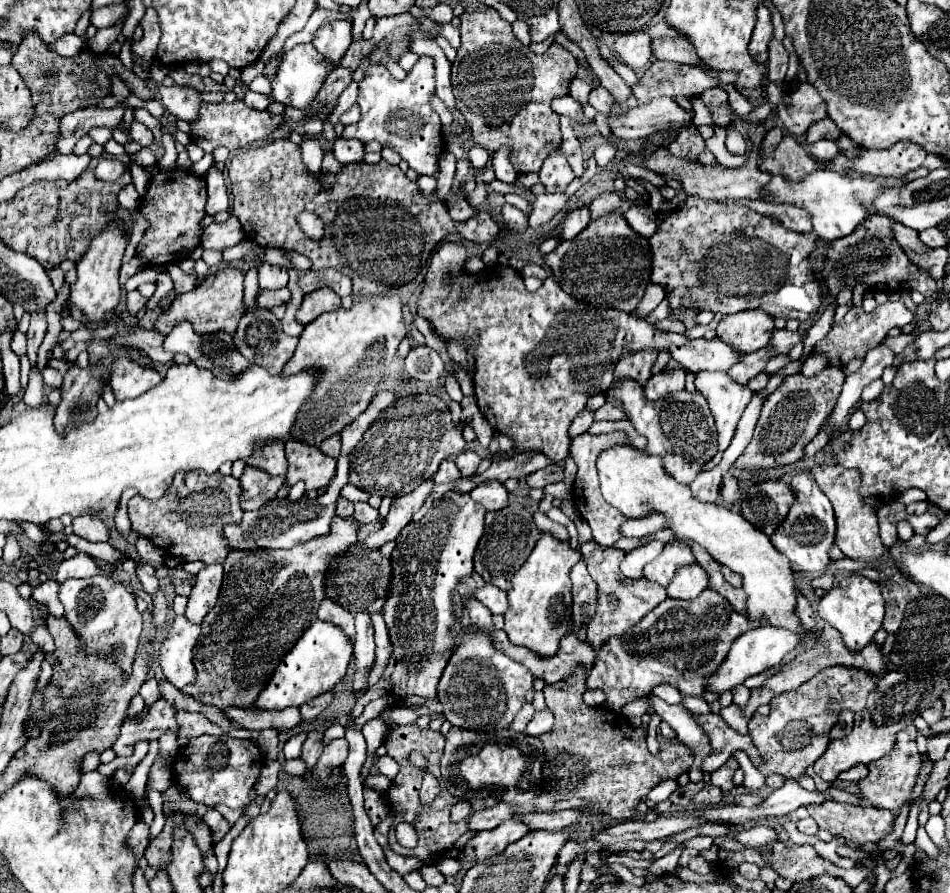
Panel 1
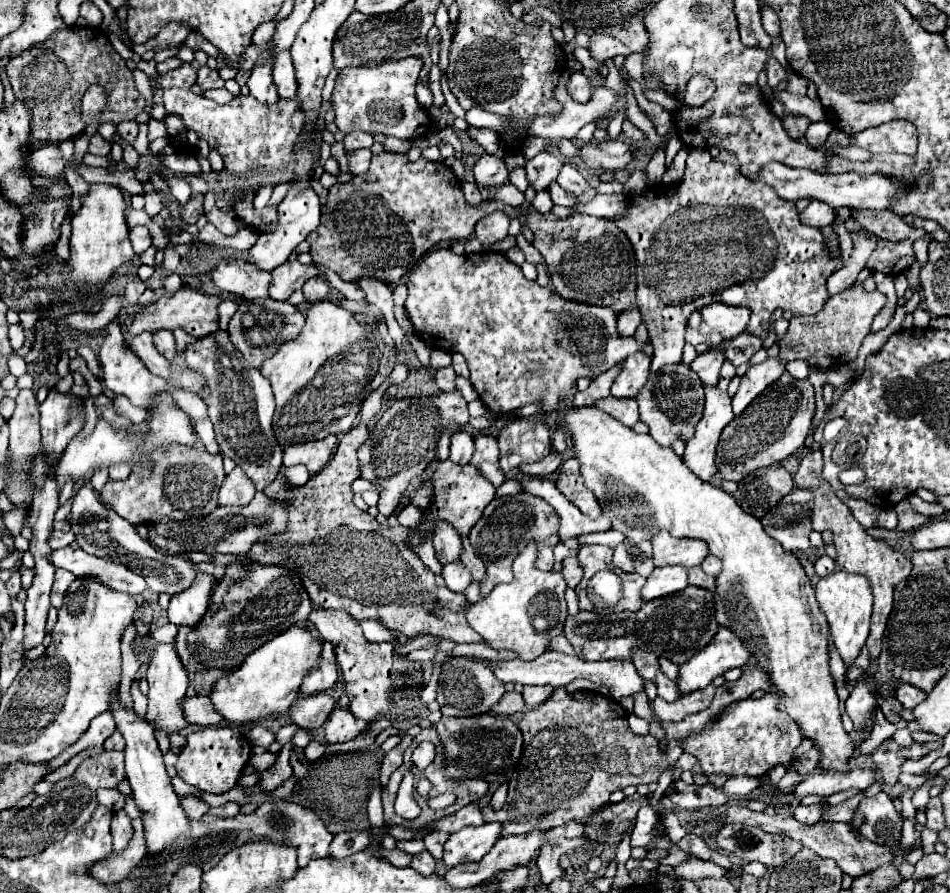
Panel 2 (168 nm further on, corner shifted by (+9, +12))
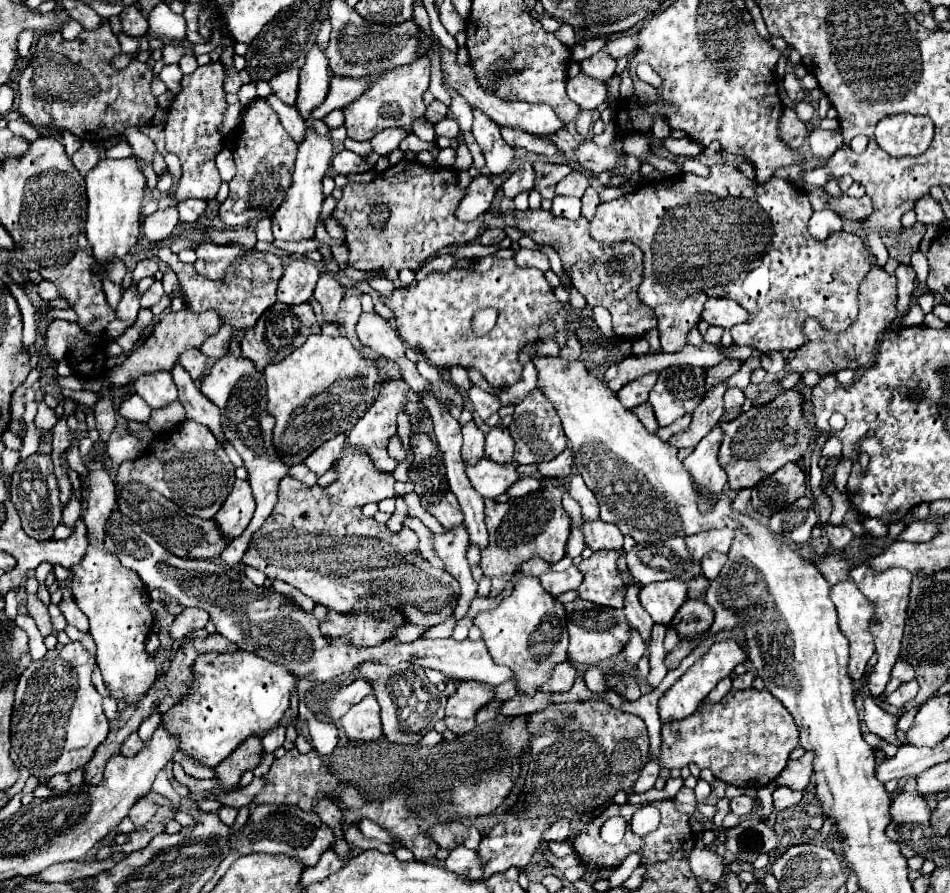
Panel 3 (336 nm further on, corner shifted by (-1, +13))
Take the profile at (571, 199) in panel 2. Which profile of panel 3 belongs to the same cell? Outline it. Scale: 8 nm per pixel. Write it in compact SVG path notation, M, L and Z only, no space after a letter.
M574 169L570 175L566 175L566 177L556 185L556 193L558 193L558 195L570 195L570 197L582 197L588 185L590 185L590 183L588 183L588 177L586 177L582 171Z

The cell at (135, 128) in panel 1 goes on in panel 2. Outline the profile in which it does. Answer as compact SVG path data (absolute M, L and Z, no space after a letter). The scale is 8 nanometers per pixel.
M134 120L132 122L120 122L120 126L116 126L116 132L118 132L118 136L122 140L132 144L136 140L136 136L138 136L138 124Z

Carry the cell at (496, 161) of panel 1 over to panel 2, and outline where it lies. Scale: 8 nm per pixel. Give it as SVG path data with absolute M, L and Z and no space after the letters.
M482 156L476 166L472 168L474 172L474 180L478 186L484 186L484 188L490 188L490 186L502 186L508 178L508 170L502 162L502 158L498 156Z

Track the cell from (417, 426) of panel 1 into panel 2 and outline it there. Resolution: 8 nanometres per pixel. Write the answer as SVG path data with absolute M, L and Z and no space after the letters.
M458 390L440 396L414 396L392 400L390 408L384 410L376 426L372 426L370 440L358 450L358 458L362 462L362 478L382 486L378 502L378 510L382 516L388 518L392 514L400 496L408 488L408 482L436 458L436 442L442 430L446 430L448 426L464 426L466 422L468 404Z

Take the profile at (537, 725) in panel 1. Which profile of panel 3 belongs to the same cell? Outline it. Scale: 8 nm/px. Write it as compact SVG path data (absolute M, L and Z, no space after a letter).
M568 661L558 663L552 671L552 677L538 687L538 691L542 693L566 693L572 689L576 679L576 669L572 665L568 665Z

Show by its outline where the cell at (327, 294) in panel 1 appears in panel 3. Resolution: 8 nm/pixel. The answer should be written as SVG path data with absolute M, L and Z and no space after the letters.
M328 271L320 273L318 285L314 289L314 299L320 301L326 321L332 323L336 319L336 313L340 309L342 297L344 297L344 287L338 283L338 279Z

